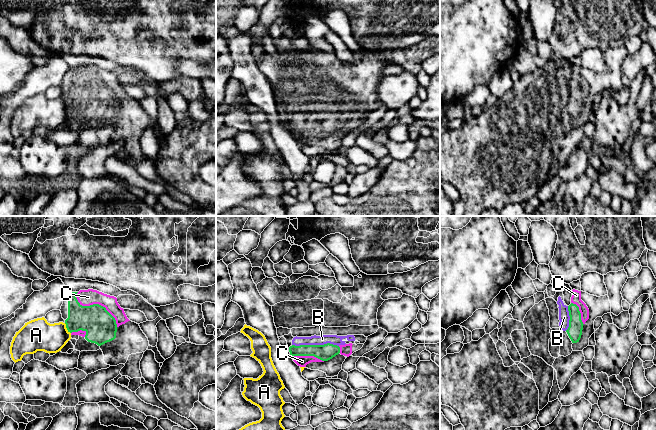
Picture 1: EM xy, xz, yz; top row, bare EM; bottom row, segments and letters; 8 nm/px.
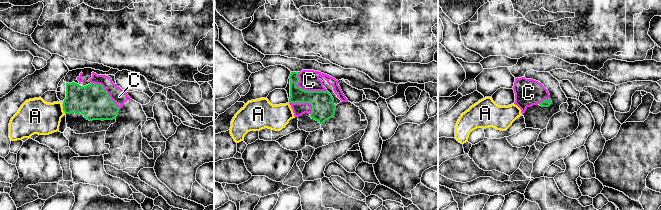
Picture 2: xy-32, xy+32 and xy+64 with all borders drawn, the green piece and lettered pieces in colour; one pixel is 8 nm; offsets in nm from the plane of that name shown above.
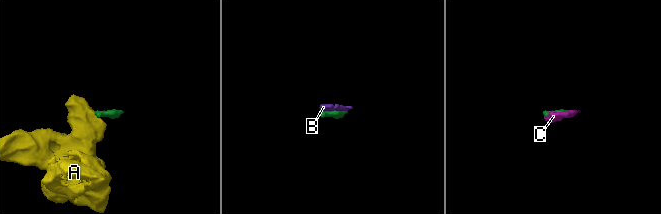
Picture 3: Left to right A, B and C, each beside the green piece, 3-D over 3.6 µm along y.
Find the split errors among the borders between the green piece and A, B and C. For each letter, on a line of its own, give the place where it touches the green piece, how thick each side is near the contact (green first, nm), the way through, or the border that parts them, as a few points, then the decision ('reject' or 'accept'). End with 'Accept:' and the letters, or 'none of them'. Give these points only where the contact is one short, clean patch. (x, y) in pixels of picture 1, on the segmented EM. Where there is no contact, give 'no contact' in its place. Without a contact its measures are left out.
A: contact xy (66, 327); calibres 240 and 260 nm; border xy (64, 323), (70, 333); reject
B: contact xz (315, 345); calibres 130 and 80 nm; accept
C: contact xy (97, 304); calibres 260 and 130 nm; accept
Accept: B, C

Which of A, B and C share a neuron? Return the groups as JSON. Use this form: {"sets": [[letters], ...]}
{"sets": [["A"], ["B", "C"]]}

